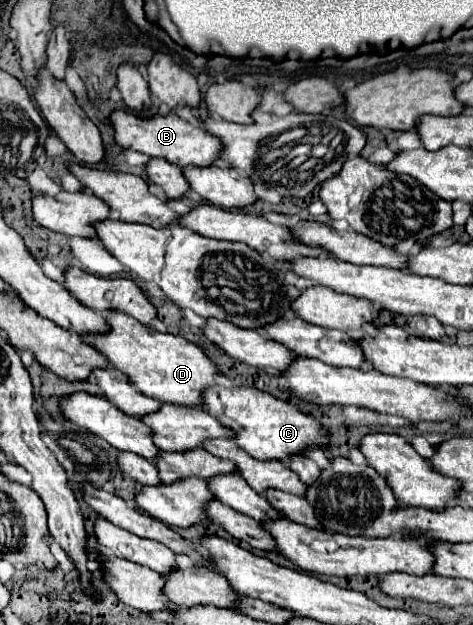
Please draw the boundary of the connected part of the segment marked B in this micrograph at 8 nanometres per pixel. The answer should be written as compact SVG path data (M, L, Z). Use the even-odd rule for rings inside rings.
M118 110L112 114L112 126L116 130L118 146L148 154L150 158L166 158L170 164L176 164L180 168L188 168L188 166L208 168L214 164L216 158L220 158L220 154L224 150L224 144L216 136L212 136L210 132L206 132L202 128L188 124L186 120L178 118L174 112L170 112L166 116L158 114L154 118L144 120L134 114Z

